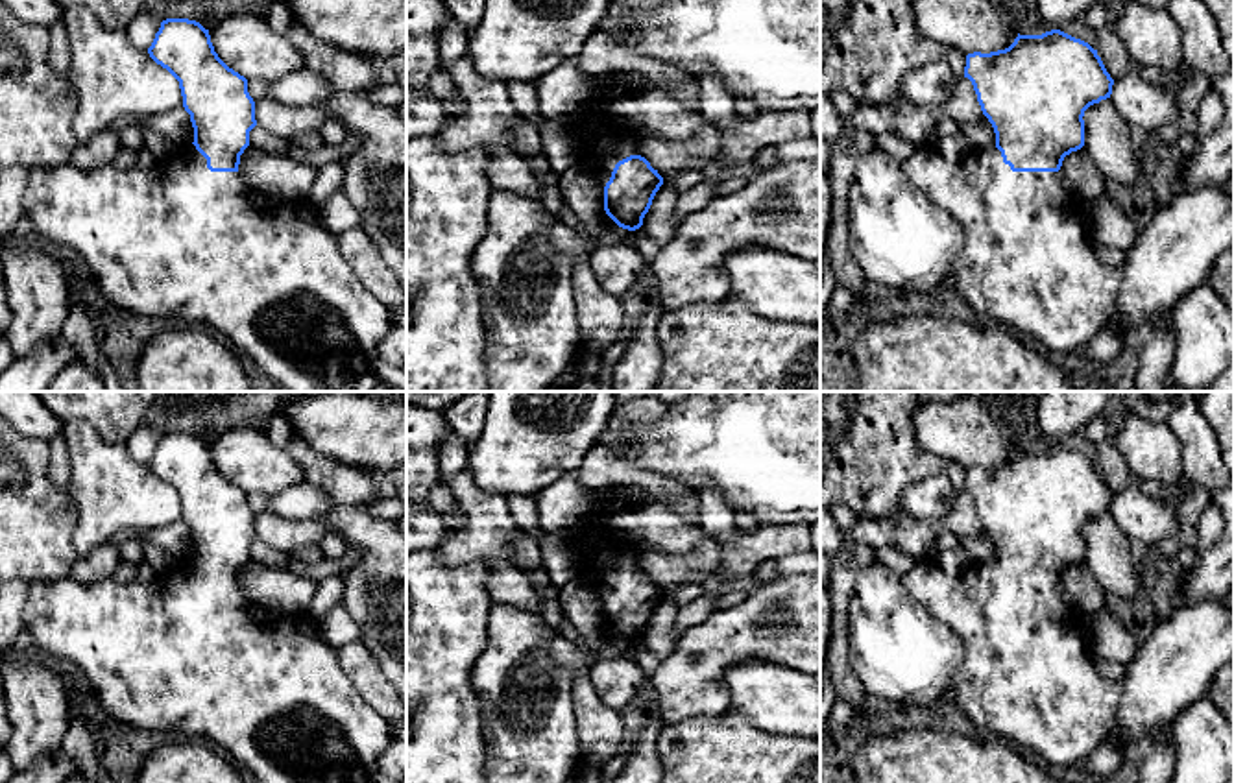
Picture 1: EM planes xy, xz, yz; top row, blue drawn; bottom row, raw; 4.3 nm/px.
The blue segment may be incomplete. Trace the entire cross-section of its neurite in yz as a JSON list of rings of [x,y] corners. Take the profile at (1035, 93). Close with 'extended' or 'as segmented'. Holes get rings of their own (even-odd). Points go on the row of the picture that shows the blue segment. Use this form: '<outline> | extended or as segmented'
[[[1060,30],[1042,35],[1018,33],[1005,50],[968,54],[964,78],[972,81],[981,111],[994,127],[996,144],[970,151],[959,163],[946,161],[935,142],[916,146],[901,168],[918,190],[962,227],[964,244],[950,277],[966,303],[986,323],[1003,325],[1018,336],[1031,336],[1051,353],[1079,355],[1112,318],[1123,268],[1108,266],[1095,255],[1083,225],[1079,201],[1062,185],[1059,170],[1066,155],[1084,146],[1084,111],[1110,98],[1114,79],[1097,50]]] | extended

